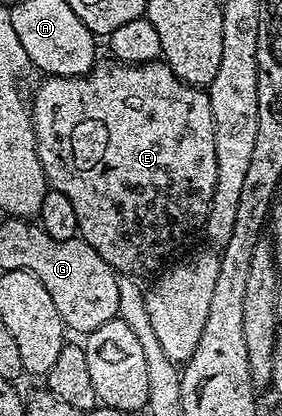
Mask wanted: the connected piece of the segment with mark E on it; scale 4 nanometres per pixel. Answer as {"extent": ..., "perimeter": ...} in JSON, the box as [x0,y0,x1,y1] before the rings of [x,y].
{"extent":[30,62,217,278],"perimeter":[[[121,62],[109,63],[95,63],[89,75],[51,76],[43,79],[43,84],[38,89],[33,89],[30,117],[34,123],[38,157],[40,166],[44,166],[46,183],[51,189],[60,191],[72,202],[78,223],[77,235],[86,240],[88,246],[92,246],[92,250],[96,250],[96,254],[100,254],[100,258],[104,258],[104,262],[108,262],[108,266],[115,272],[143,278],[142,276],[148,275],[149,272],[157,273],[171,259],[169,256],[173,254],[174,247],[184,243],[189,238],[190,232],[196,231],[197,228],[199,231],[205,225],[206,215],[209,214],[209,207],[212,206],[217,178],[212,106],[207,93],[201,87],[184,83],[164,62],[131,65]]]}

